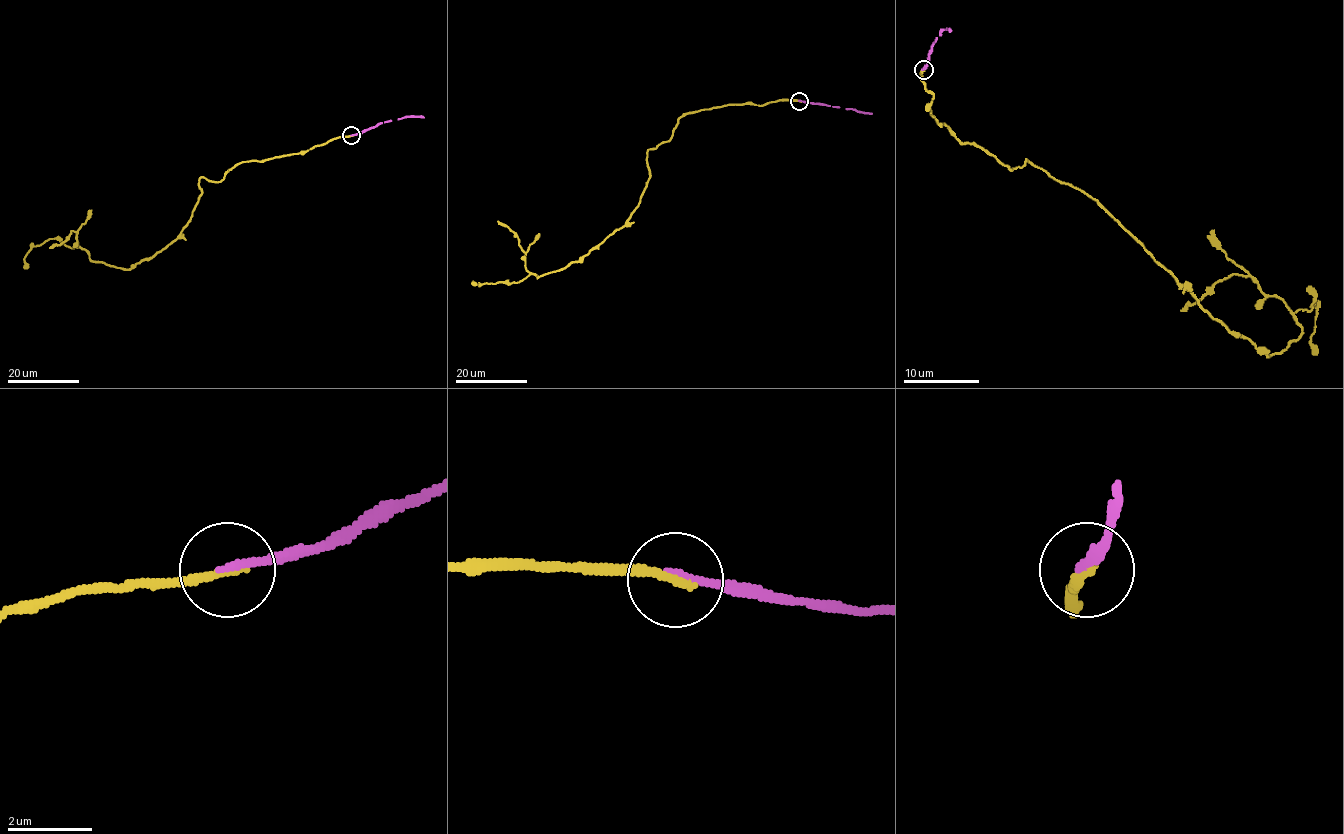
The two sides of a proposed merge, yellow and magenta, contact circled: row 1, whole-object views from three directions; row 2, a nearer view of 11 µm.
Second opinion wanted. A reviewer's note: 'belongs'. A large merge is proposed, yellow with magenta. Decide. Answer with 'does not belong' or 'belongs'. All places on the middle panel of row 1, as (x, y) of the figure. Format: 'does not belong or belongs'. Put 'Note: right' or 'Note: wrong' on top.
Note: wrong
does not belong

